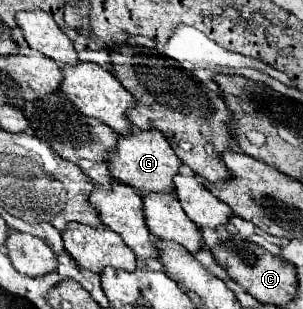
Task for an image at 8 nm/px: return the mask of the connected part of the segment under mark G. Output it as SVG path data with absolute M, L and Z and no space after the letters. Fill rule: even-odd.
M132 127L128 135L118 135L118 149L110 153L112 157L106 161L112 177L120 183L132 185L140 189L140 193L156 193L156 191L172 191L172 177L178 173L178 167L182 161L172 151L170 143L164 139L164 135L158 129L142 131L138 127Z

